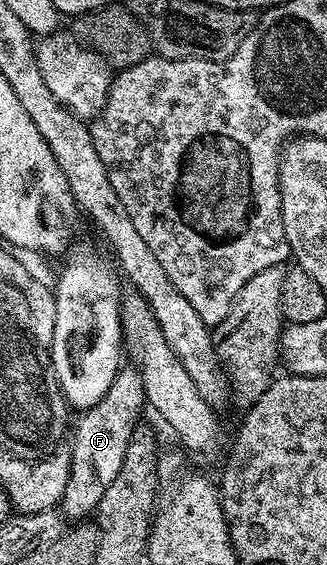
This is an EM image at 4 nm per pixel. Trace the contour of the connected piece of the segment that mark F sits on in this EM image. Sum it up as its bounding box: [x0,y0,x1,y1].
[59,368,147,520]

